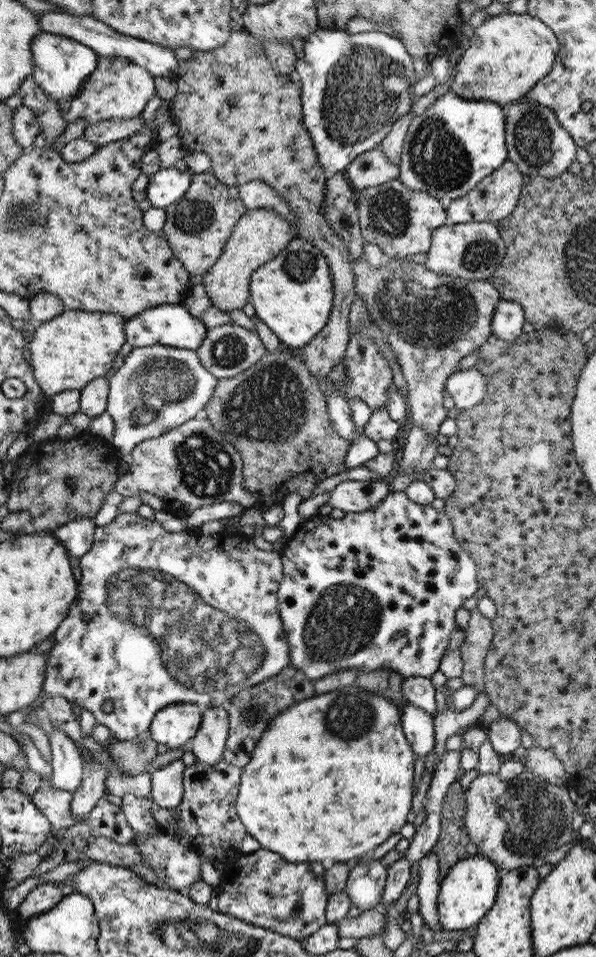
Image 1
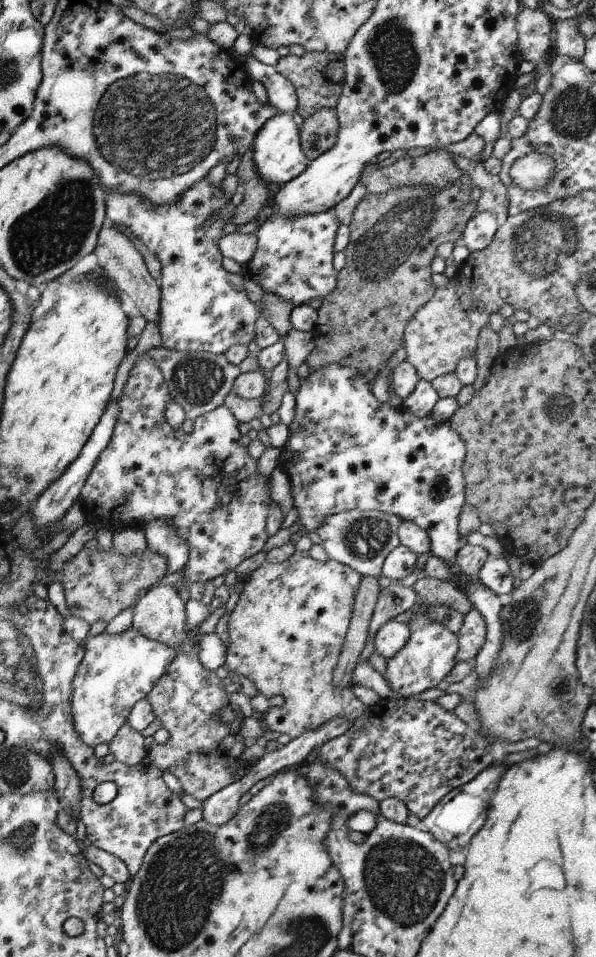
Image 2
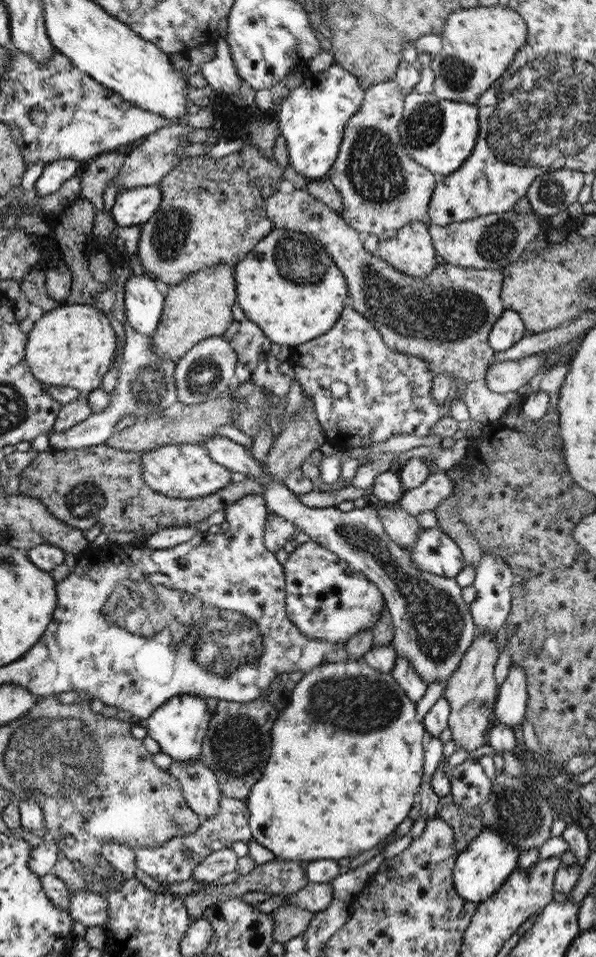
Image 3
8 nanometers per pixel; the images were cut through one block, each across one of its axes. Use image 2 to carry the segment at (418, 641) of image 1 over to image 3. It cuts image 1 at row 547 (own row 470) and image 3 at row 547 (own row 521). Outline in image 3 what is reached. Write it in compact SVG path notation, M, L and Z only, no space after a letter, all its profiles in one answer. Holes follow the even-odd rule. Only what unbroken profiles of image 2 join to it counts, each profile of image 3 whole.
M438 526L421 528L414 547L405 550L418 570L446 578L455 576L464 568L463 554L456 541ZM312 540L289 549L286 572L286 612L307 638L340 644L378 622L384 610L384 595L364 573L352 569L339 555Z

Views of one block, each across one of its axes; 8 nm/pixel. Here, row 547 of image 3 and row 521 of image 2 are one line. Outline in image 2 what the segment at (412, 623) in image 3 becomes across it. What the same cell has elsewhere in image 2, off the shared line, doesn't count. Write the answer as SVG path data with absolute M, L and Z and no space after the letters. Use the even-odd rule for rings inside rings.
M347 510L335 514L327 520L316 534L322 540L330 559L340 561L350 568L356 569L363 577L374 576L380 578L383 562L394 548L400 545L398 528L401 519L396 515L389 515L382 511Z

